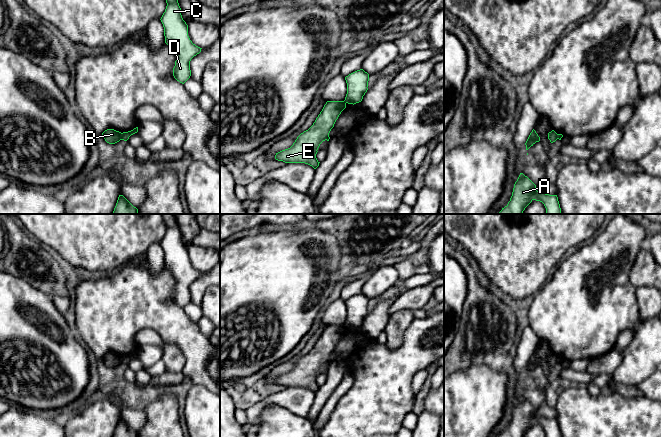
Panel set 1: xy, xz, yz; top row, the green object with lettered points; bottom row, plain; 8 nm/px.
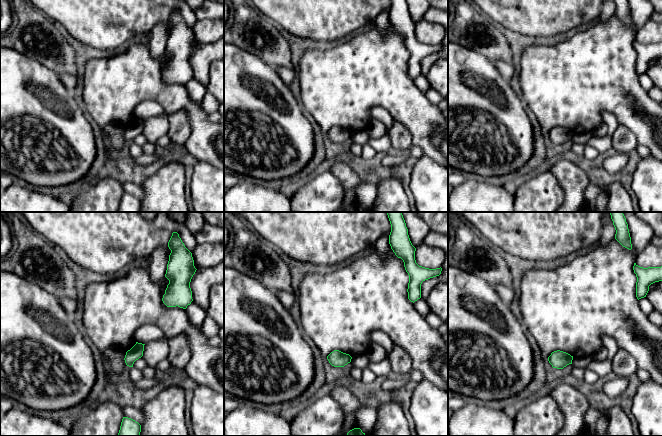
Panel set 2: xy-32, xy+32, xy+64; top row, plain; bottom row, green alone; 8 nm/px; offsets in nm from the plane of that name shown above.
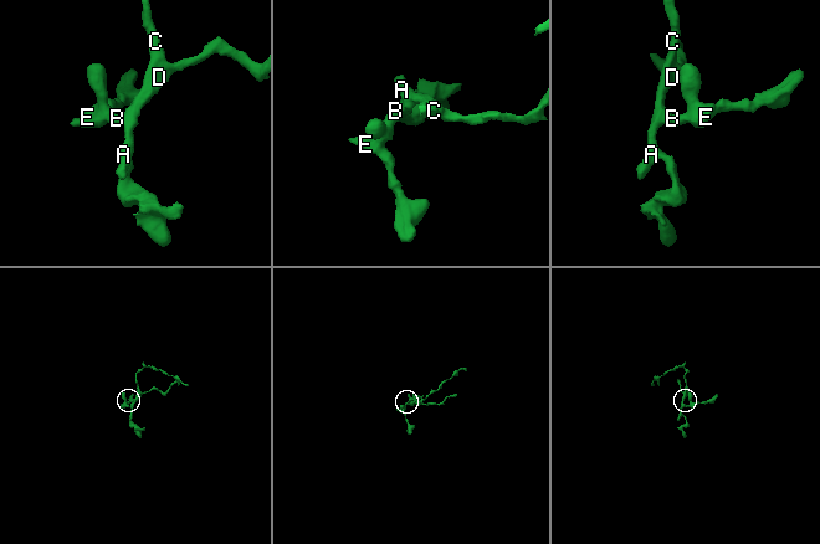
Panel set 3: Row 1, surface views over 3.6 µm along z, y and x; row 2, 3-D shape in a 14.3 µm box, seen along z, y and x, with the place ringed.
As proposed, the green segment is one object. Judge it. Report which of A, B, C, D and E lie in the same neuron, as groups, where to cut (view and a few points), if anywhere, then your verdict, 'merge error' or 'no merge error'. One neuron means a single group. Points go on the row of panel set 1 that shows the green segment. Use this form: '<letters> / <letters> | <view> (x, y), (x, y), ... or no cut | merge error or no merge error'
A C D / B E | xy (122, 133), (120, 139) | merge error

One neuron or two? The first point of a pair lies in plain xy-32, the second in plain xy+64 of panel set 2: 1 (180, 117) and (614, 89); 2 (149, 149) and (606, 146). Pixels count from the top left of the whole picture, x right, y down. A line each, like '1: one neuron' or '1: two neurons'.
1: two neurons
2: two neurons

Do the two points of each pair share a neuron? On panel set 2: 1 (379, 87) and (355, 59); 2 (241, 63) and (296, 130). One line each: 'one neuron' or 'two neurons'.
1: one neuron
2: one neuron

